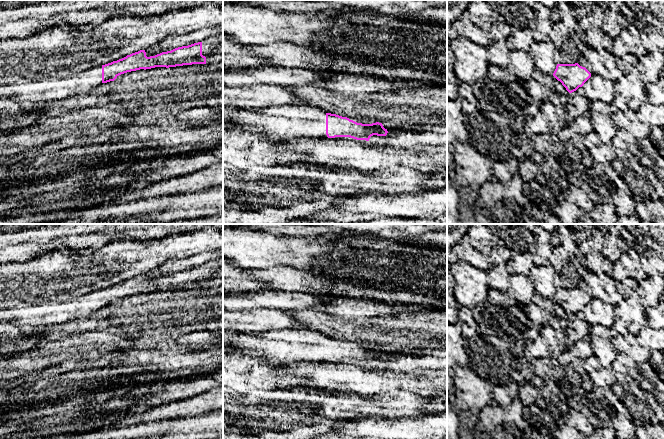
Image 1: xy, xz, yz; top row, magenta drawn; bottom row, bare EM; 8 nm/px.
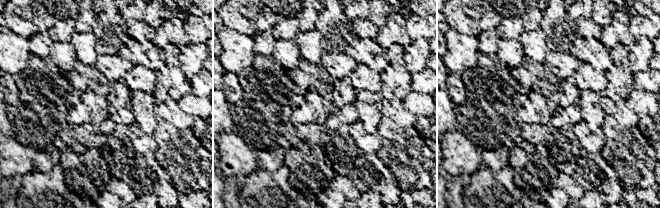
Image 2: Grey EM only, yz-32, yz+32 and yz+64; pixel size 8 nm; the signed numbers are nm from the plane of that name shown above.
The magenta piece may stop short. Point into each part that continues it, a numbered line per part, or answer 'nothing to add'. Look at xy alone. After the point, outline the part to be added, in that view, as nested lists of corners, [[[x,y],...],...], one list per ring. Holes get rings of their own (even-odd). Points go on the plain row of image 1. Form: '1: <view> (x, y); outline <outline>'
1: xy (212, 272); outline [[[223,256],[202,265],[202,279],[207,289],[223,286]]]
2: xy (40, 314); outline [[[102,289],[67,300],[22,302],[0,308],[0,323],[19,321],[21,325],[41,328],[90,317],[102,308]]]

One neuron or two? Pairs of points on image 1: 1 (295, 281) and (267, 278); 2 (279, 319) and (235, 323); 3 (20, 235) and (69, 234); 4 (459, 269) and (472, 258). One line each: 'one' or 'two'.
1: one
2: one
3: one
4: two

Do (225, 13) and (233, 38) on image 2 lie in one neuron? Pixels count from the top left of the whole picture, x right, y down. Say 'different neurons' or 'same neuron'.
different neurons

